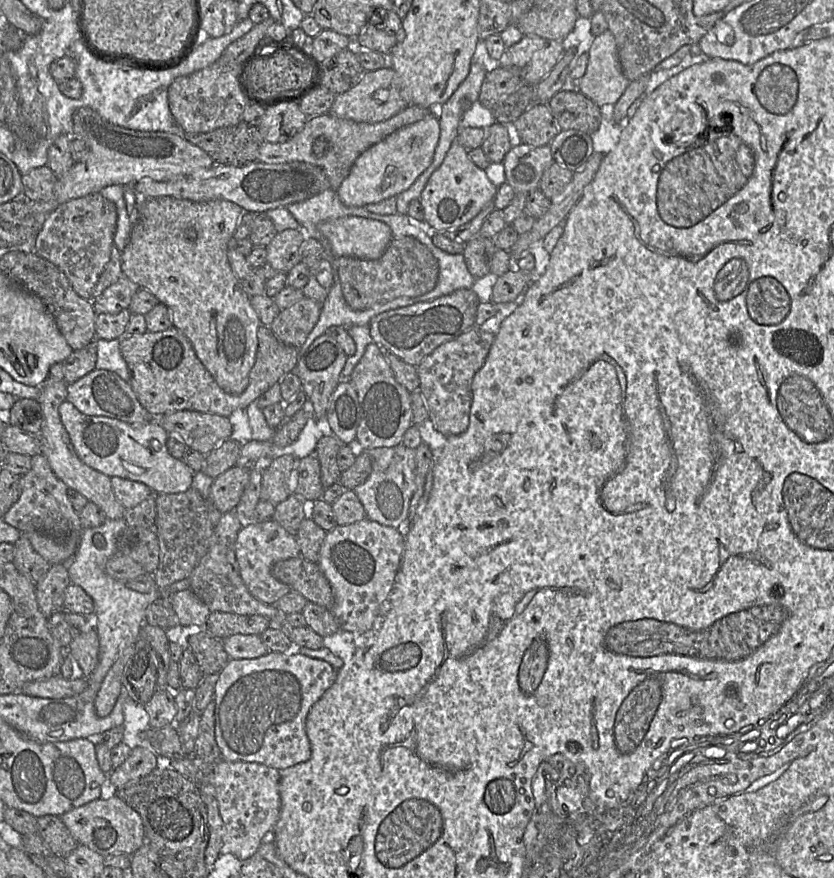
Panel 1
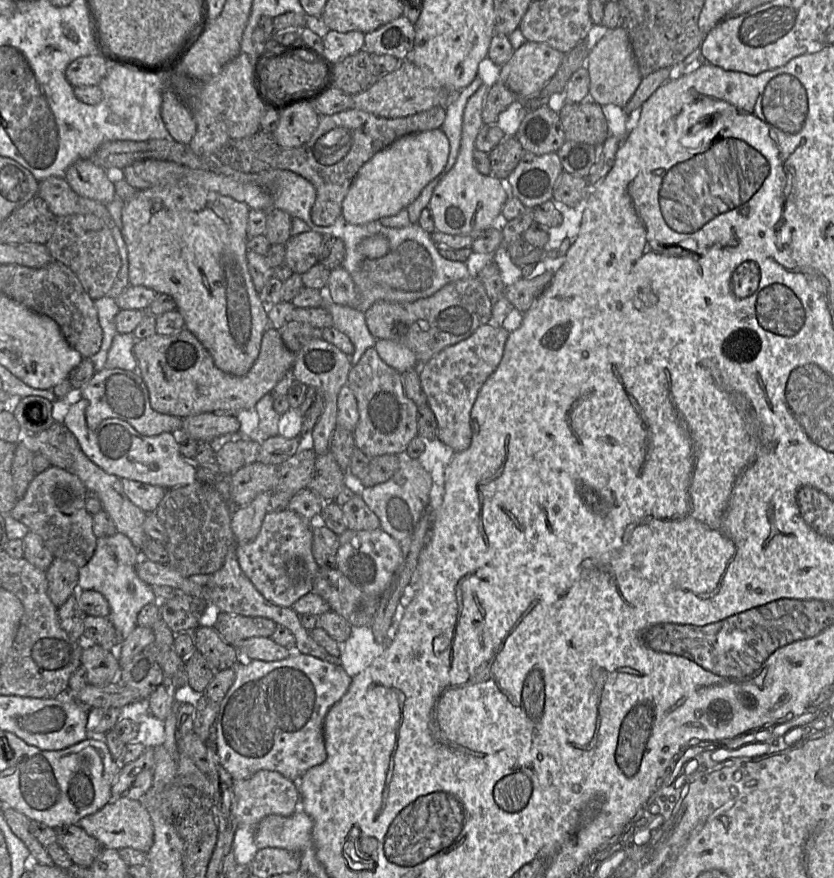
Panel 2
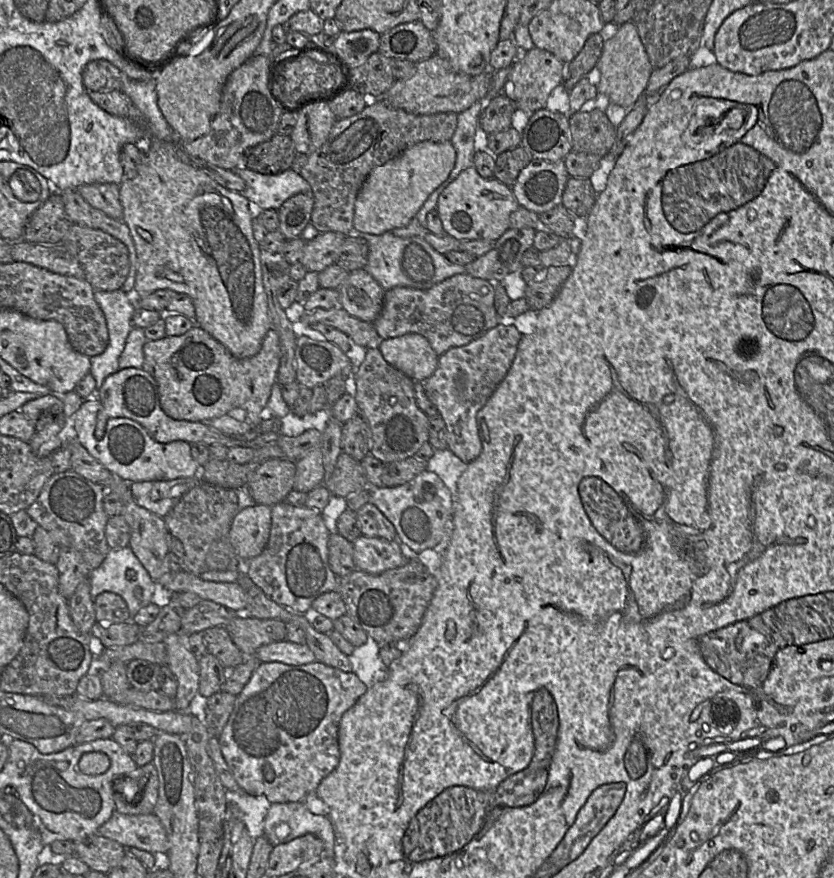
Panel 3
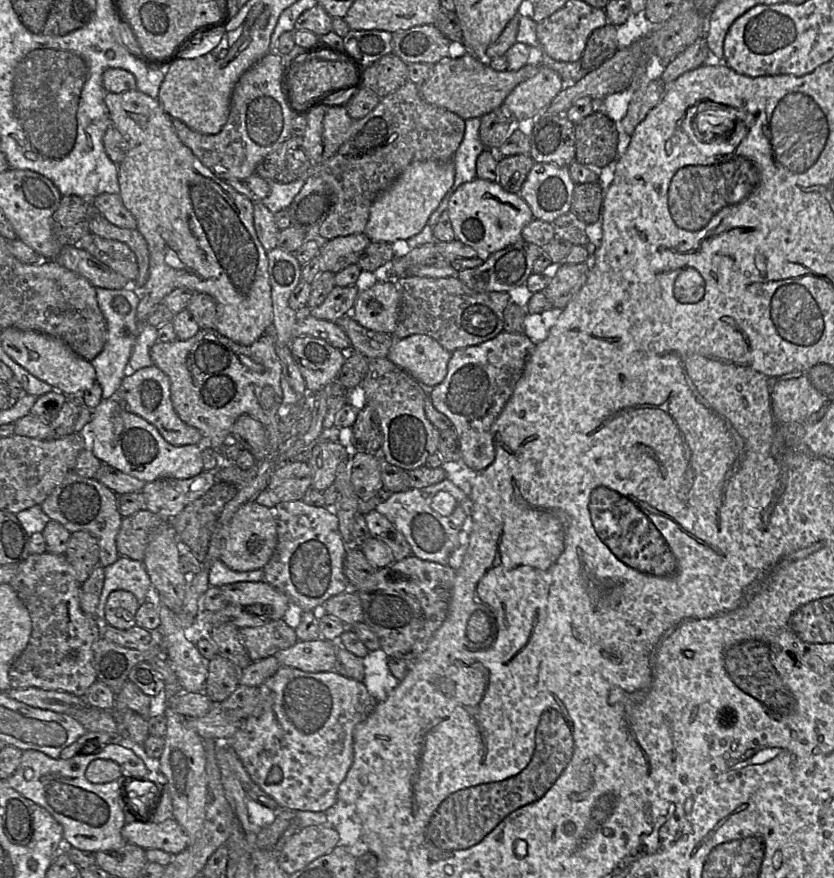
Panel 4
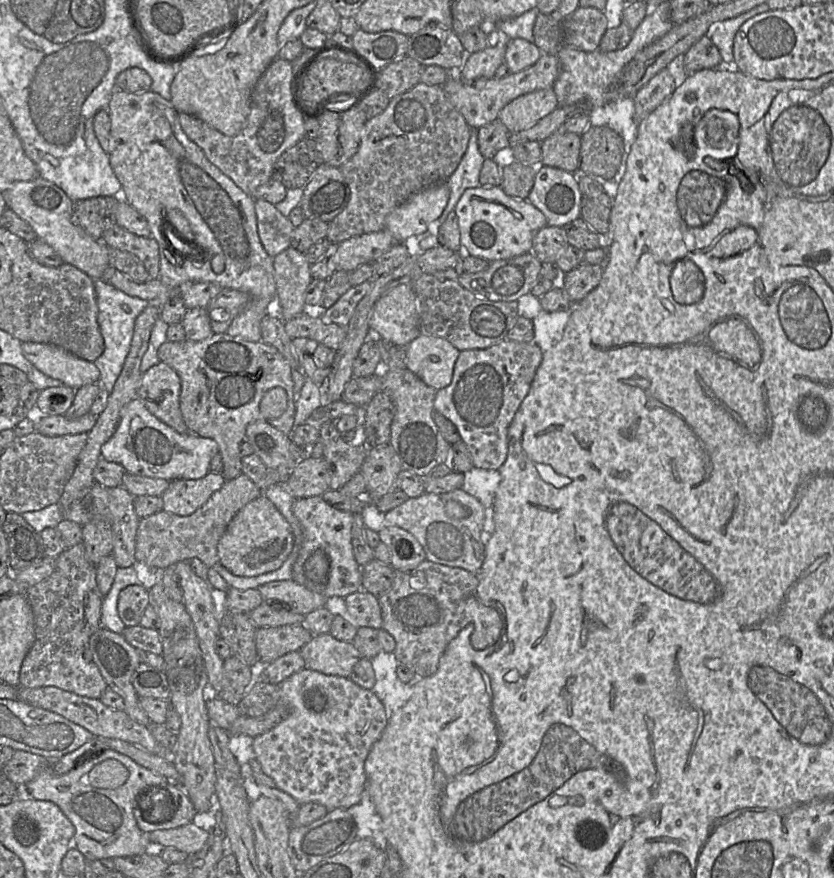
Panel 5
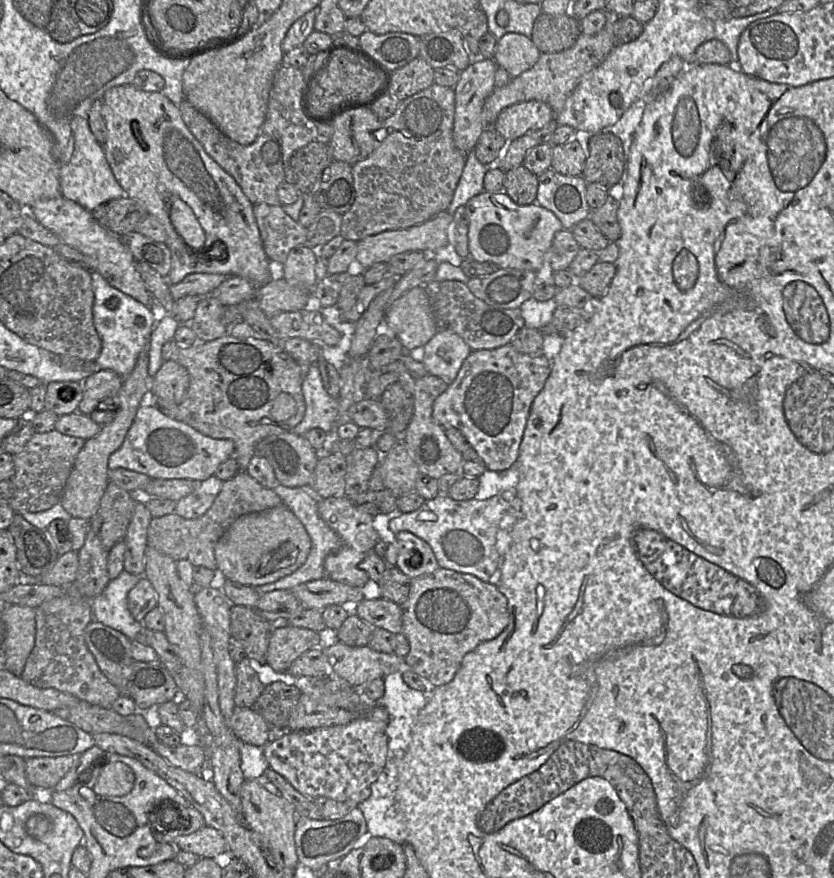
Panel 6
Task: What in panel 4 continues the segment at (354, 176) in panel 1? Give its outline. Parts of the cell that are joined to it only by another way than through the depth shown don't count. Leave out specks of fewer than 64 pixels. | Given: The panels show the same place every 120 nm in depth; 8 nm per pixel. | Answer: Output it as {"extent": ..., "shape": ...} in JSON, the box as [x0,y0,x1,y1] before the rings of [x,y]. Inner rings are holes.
{"extent":[364,159,455,243],"shape":[[[453,159],[446,162],[418,161],[409,165],[399,177],[384,190],[370,208],[364,234],[371,241],[395,243],[408,240],[419,234],[427,225],[429,217],[454,184],[455,166]]]}

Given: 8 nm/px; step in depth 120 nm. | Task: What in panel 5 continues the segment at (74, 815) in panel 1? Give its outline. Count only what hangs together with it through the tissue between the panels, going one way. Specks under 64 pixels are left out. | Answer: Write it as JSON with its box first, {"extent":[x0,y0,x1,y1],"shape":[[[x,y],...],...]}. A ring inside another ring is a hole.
{"extent":[145,823,209,855],"shape":[[[189,823],[178,828],[168,830],[155,830],[145,833],[151,842],[146,853],[158,853],[161,848],[175,848],[188,855],[199,852],[209,838],[209,832]]]}

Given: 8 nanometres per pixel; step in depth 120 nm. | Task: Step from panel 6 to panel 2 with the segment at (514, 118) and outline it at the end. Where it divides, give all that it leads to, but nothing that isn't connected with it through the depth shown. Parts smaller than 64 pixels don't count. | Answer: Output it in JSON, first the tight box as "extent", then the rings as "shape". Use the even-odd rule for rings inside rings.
{"extent":[500,41,564,98],"shape":[[[526,41],[501,66],[500,81],[517,98],[538,93],[557,72],[564,55],[547,44]]]}

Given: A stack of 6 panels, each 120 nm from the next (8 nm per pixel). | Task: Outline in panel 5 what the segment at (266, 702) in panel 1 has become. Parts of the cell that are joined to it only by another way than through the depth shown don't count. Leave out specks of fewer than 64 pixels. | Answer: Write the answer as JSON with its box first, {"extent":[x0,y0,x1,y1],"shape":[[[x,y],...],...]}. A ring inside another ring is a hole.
{"extent":[253,668,389,810],"shape":[[[306,668],[291,675],[277,685],[280,689],[281,700],[289,706],[289,715],[271,730],[253,738],[255,759],[260,764],[262,771],[274,781],[276,788],[291,795],[300,805],[315,802],[324,805],[328,810],[333,810],[347,809],[359,803],[365,791],[366,784],[365,760],[374,743],[381,737],[389,717],[389,712],[385,709],[383,703],[372,690],[360,687],[349,679],[349,677],[326,675]]]}

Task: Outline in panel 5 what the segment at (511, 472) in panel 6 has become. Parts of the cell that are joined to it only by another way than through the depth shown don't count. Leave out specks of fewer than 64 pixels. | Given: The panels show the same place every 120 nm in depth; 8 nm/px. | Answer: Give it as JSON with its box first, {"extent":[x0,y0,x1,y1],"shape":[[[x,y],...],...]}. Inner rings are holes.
{"extent":[461,467,501,510],"shape":[[[473,467],[464,473],[461,489],[477,498],[484,509],[491,510],[494,497],[501,482],[498,470],[487,470]]]}

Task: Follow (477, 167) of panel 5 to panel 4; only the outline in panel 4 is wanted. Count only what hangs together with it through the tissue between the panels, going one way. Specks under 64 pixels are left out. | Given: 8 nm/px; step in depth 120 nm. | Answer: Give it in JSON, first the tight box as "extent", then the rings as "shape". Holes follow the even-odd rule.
{"extent":[427,117,484,229],"shape":[[[478,117],[465,120],[464,136],[453,156],[455,166],[454,184],[445,194],[436,210],[429,217],[427,225],[432,229],[438,223],[441,214],[446,211],[449,200],[458,187],[477,177],[477,158],[484,150],[484,145],[481,142],[479,134],[480,120],[481,118]]]}

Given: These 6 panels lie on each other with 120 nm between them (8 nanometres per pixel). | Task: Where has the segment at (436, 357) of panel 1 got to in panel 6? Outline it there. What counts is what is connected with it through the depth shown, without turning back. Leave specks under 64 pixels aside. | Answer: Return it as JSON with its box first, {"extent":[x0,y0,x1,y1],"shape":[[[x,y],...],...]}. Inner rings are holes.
{"extent":[432,344,552,471],"shape":[[[511,344],[495,349],[473,350],[462,363],[454,381],[433,403],[432,417],[442,427],[459,430],[483,460],[486,469],[503,471],[517,460],[531,405],[551,373],[552,363],[544,354],[523,354]]]}

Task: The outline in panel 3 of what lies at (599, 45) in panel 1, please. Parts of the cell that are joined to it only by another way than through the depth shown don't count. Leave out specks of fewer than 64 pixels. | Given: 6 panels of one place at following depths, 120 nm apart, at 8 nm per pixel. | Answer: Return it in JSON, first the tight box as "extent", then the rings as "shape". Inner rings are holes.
{"extent":[594,22,653,109],"shape":[[[633,22],[619,26],[617,33],[604,41],[602,54],[594,68],[594,84],[598,93],[604,94],[609,101],[630,109],[644,94],[653,72],[648,54]]]}

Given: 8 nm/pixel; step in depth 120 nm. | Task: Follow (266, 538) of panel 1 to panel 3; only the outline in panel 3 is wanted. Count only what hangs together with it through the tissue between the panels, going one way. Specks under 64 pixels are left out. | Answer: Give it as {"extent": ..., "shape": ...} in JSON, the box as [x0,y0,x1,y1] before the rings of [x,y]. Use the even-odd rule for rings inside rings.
{"extent":[243,502,338,615],"shape":[[[286,502],[275,504],[271,509],[268,543],[261,554],[243,563],[244,573],[268,598],[304,615],[317,597],[335,591],[338,586],[338,576],[331,570],[328,559],[331,532],[316,509]]]}

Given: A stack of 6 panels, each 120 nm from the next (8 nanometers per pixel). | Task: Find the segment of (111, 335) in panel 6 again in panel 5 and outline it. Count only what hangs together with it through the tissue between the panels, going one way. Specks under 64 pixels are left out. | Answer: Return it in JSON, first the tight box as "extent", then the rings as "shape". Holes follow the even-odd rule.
{"extent":[93,280,149,394],"shape":[[[94,280],[98,306],[98,324],[104,339],[104,351],[93,363],[100,372],[101,388],[109,394],[123,369],[130,351],[136,318],[149,305],[147,300],[127,295],[103,280]]]}

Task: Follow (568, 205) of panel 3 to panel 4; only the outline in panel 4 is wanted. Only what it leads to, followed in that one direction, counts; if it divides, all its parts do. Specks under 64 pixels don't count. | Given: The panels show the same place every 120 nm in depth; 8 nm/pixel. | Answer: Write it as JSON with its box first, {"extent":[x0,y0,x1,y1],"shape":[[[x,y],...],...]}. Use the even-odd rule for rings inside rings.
{"extent":[571,182,604,224],"shape":[[[598,182],[576,184],[571,212],[585,224],[594,224],[601,217],[604,194]]]}

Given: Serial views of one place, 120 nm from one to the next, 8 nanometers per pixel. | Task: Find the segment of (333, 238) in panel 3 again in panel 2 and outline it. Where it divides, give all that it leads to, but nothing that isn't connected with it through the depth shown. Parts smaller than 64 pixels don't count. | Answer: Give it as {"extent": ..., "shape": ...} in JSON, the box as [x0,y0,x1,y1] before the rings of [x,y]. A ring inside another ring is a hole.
{"extent":[284,231,323,274],"shape":[[[308,231],[292,235],[285,243],[284,264],[294,273],[303,274],[318,263],[319,249],[323,235]]]}

